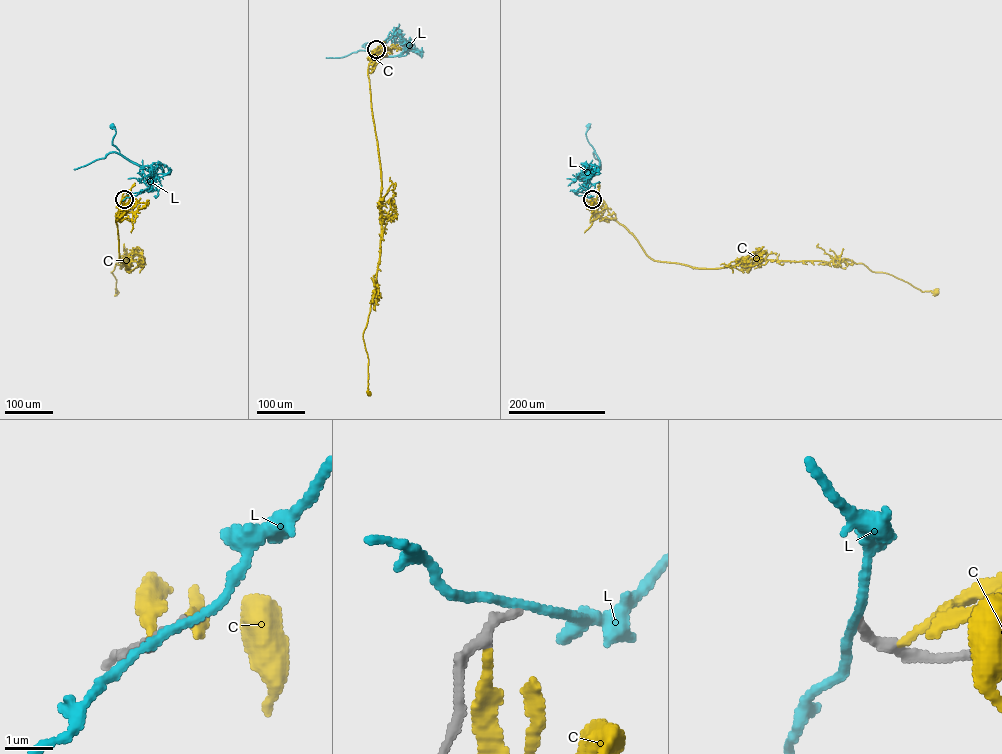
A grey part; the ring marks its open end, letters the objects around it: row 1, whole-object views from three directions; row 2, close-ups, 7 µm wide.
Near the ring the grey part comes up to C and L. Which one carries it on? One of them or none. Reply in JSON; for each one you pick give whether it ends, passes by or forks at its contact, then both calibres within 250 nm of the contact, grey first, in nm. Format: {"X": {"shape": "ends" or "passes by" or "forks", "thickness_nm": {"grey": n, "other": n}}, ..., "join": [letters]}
{"join": []}

